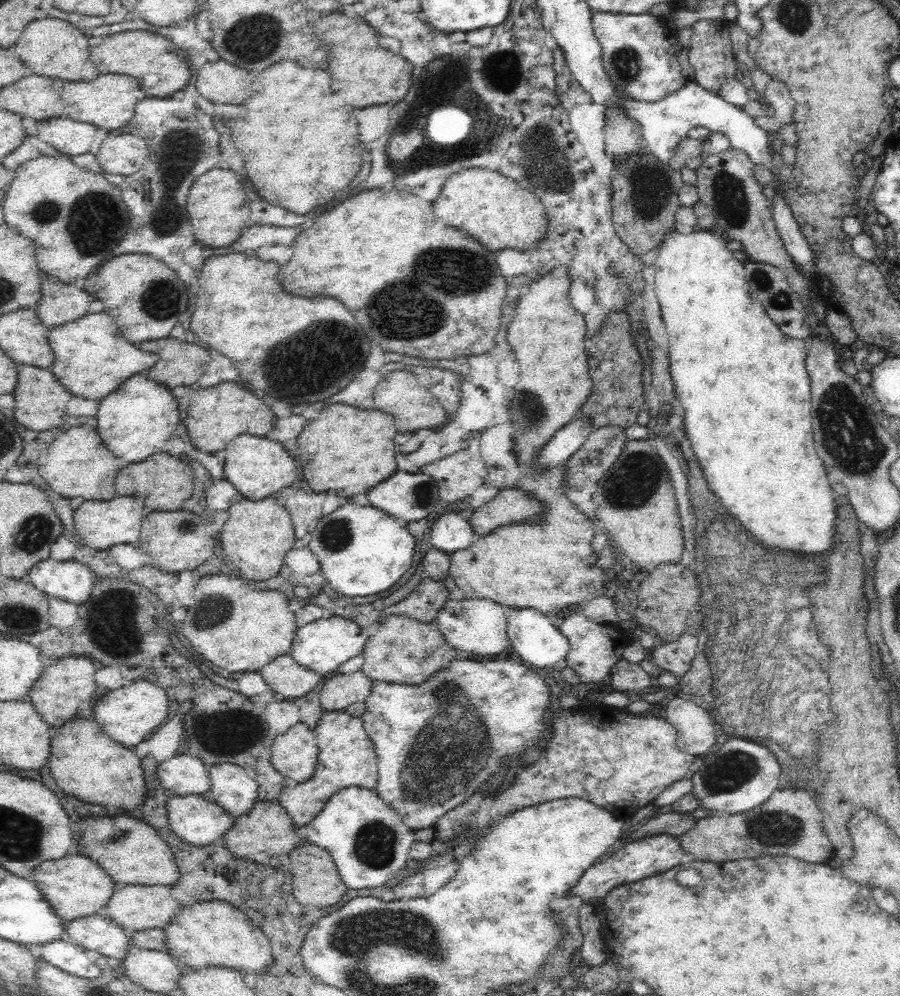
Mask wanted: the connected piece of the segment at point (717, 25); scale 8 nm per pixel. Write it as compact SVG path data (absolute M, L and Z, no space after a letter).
M698 20L690 26L691 36L690 54L688 61L694 68L694 82L702 88L713 93L719 93L722 85L735 78L736 60L733 52L732 41L730 41L730 22L728 20Z

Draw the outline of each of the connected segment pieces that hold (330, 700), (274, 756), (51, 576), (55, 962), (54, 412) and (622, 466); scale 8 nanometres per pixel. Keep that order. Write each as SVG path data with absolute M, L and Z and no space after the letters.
M362 671L329 676L320 691L320 707L326 713L344 713L351 704L364 702L368 698L372 684L373 681Z
M300 721L288 732L277 735L272 746L270 763L282 776L298 783L315 775L318 747L314 729Z
M50 558L38 562L28 574L32 584L48 596L72 604L88 602L96 577L78 561L55 561Z
M54 942L40 948L42 958L47 963L68 973L83 979L98 979L103 970L87 957L87 953L80 946L73 946L66 942Z
M18 365L17 382L13 390L16 406L13 409L14 423L24 426L27 430L42 432L56 429L65 416L67 405L72 398L49 369L36 368L36 366Z
M650 439L628 441L619 458L597 482L591 498L594 519L602 521L609 539L624 557L638 564L643 574L662 563L679 563L682 556L683 532L670 478L667 465L652 449Z

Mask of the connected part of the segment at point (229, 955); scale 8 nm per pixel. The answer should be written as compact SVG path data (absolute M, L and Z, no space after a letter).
M206 902L186 907L164 928L169 954L185 968L199 971L222 967L238 971L245 978L267 973L273 965L273 949L269 939L248 918L227 902Z

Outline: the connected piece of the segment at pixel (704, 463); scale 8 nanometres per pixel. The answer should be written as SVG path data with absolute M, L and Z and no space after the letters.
M675 229L666 230L660 238L658 253L653 261L655 295L659 303L662 320L669 338L669 371L673 382L675 395L684 406L684 422L691 446L696 454L701 470L704 470L706 482L710 484L710 490L720 499L722 506L728 508L742 522L742 526L752 532L758 540L772 548L784 548L812 552L828 550L832 547L836 516L832 489L826 480L826 470L822 466L822 460L814 452L812 442L812 426L810 426L810 379L806 372L806 341L790 338L784 334L759 299L751 293L744 263L738 261L732 255L736 246L724 234L712 229L692 230L690 233L680 233Z

